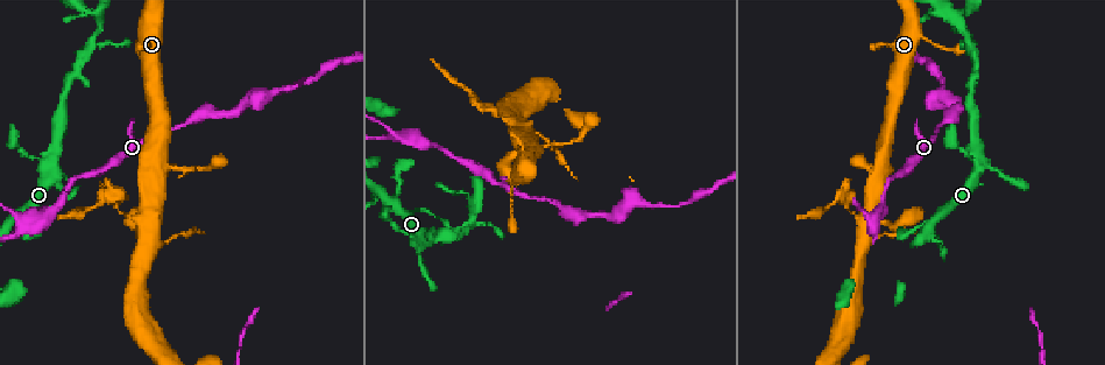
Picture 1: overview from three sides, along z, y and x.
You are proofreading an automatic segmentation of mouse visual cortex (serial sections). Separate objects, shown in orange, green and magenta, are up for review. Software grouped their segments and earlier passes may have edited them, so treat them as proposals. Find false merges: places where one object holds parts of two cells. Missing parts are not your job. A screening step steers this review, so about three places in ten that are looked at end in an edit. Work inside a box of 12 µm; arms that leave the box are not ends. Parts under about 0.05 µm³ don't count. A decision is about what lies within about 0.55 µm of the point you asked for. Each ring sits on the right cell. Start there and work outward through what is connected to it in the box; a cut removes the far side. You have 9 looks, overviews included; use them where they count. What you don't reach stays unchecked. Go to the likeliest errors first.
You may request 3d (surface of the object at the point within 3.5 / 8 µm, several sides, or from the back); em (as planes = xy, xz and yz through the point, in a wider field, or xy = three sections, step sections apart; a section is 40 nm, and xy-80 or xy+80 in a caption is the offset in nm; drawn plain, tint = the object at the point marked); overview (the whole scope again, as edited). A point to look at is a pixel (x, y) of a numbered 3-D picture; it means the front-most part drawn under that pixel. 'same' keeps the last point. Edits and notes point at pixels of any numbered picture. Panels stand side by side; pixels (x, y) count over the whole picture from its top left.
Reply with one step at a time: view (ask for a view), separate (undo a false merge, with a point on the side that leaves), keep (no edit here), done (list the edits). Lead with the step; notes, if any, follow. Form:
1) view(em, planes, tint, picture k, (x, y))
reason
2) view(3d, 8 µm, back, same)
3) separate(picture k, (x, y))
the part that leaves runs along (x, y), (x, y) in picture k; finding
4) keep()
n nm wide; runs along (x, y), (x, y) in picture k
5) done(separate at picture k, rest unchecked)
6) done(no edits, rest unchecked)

view(3d, 3.5 µm, picture 1, (126, 213))
abrupt turn

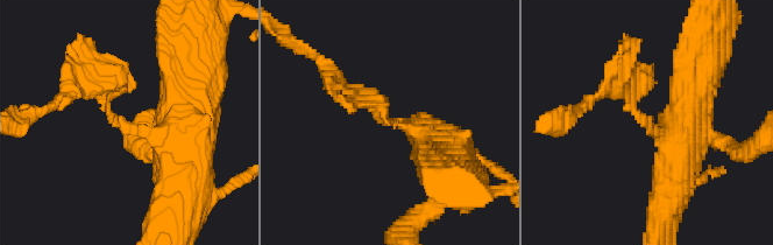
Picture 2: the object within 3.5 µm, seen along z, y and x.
view(em, xy, step 2, tint, picture 2, (650, 122))
shape alone is not enough

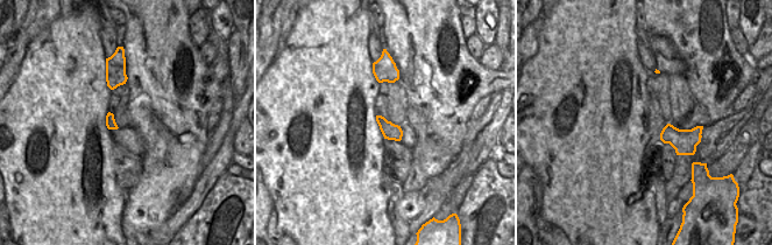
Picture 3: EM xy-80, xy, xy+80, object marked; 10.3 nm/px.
separate(picture 2, (129, 86))
170 nm wide; the part that leaves runs along (133, 131), (112, 120), (94, 88), (65, 98) in picture 2; two cells meet here

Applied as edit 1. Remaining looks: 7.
view(overview)
redraw

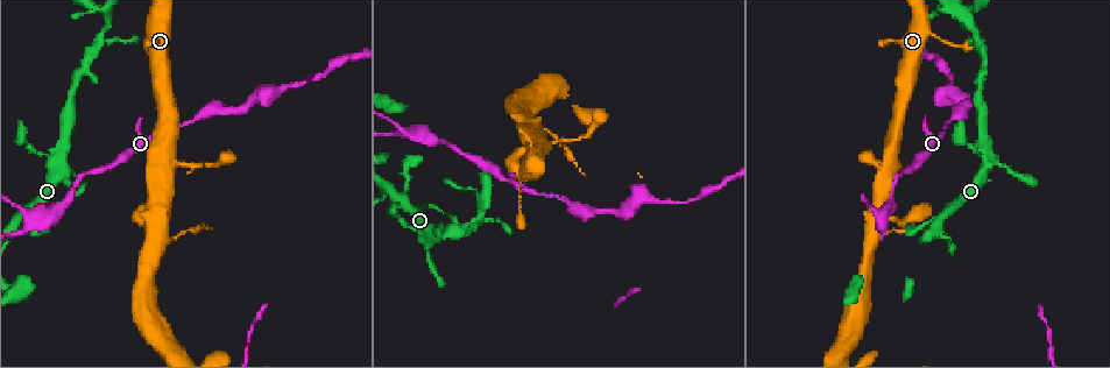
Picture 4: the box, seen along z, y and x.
view(3d, 3.5 µm, picture 4, (431, 241))
arms part here

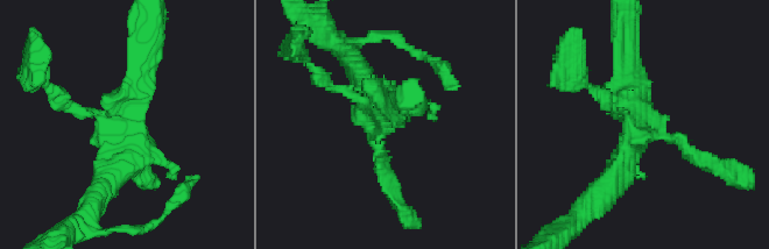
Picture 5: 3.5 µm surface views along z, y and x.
view(em, xy, step 1, tint, picture 5, (636, 134))
shape alone is not enough

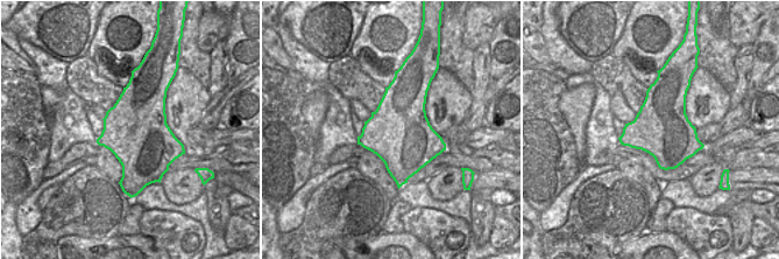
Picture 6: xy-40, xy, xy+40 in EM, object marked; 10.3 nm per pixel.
keep()
runs along (99, 192), (128, 157), (146, 61) in picture 5; continuous, no second cell

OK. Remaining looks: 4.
view(3d, 8 µm, picture 4, (478, 217))
a narrow waist

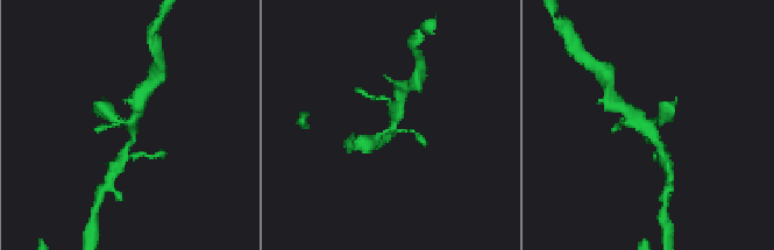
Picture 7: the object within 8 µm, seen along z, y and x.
view(em, xy, step 3, tint, picture 7, (393, 126))
shape alone is not enough

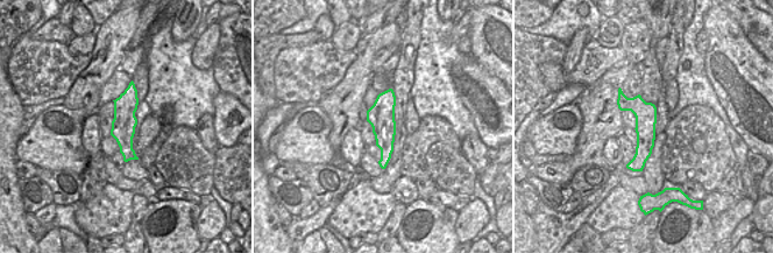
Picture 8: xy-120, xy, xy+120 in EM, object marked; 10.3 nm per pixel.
keep()
280 nm wide; runs along (621, 96), (644, 117), (635, 168) in picture 8; one cell here

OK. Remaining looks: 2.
view(3d, 3.5 µm, picture 4, (36, 216))
calibre changes

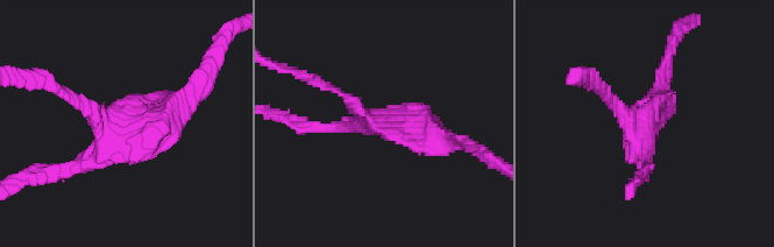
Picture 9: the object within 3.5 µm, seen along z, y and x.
keep()
runs along (191, 93), (65, 169) in picture 9; all the same cell

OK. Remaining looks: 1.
done(separate at picture 2, rest unchecked)

